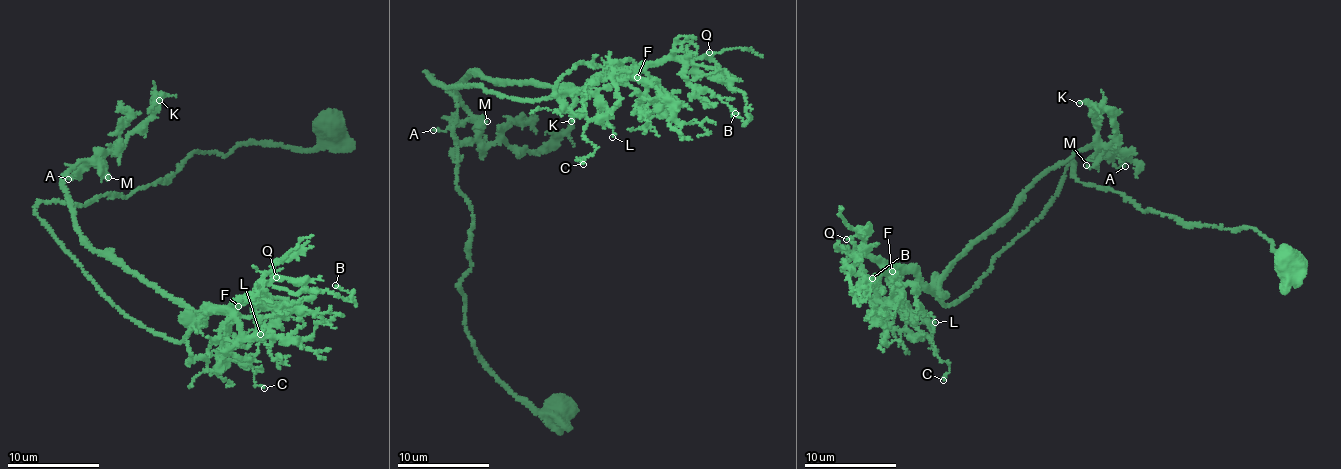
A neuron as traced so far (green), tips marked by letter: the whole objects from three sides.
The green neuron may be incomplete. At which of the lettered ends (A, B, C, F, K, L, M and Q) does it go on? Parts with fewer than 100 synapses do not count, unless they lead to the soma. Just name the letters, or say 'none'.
none

